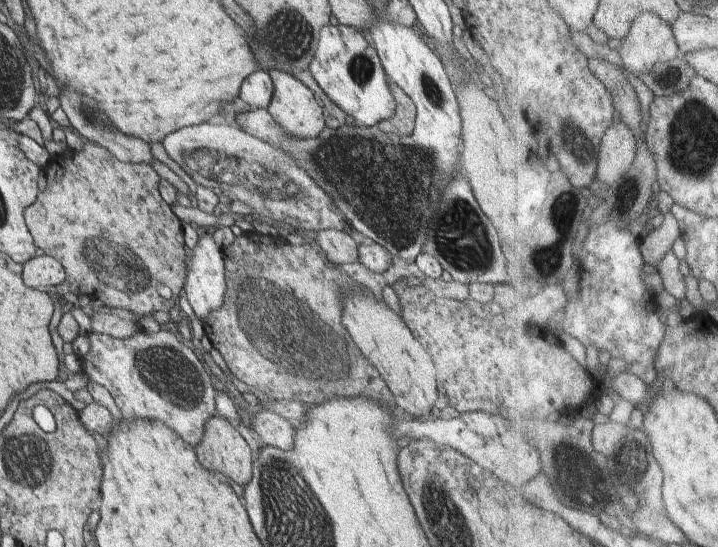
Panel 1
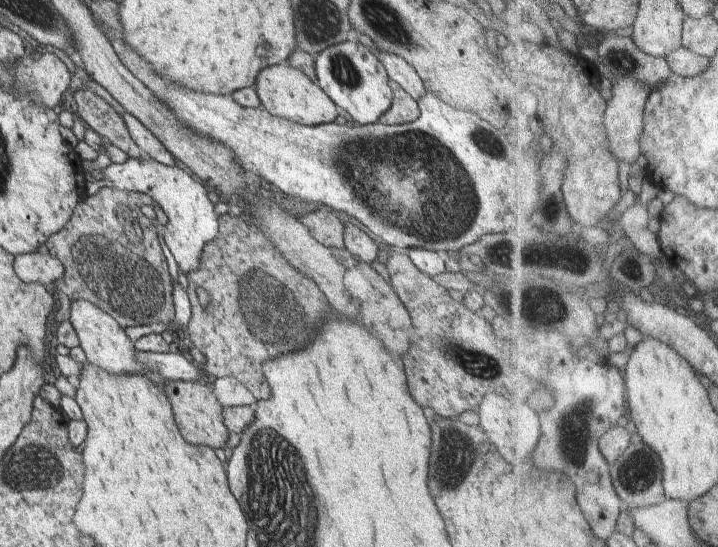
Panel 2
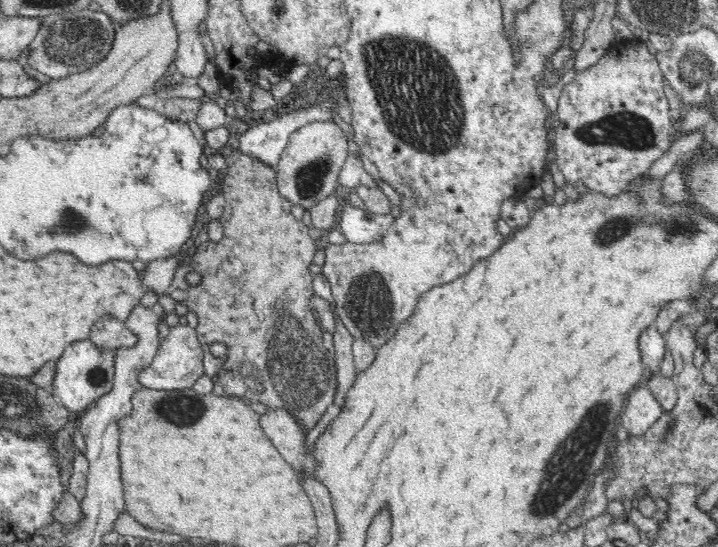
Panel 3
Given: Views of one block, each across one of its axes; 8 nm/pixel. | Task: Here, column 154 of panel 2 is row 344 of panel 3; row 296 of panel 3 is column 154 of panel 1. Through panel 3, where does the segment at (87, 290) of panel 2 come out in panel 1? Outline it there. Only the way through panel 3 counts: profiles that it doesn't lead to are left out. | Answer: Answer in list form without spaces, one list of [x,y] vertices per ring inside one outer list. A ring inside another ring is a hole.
[[[84,140],[81,151],[67,148],[63,154],[50,155],[44,172],[46,189],[44,192],[39,191],[36,200],[24,210],[25,224],[32,234],[35,246],[62,263],[62,244],[76,244],[78,252],[76,256],[72,252],[68,260],[78,262],[82,250],[90,270],[98,276],[102,284],[110,286],[110,290],[104,290],[104,294],[92,288],[92,292],[102,298],[100,304],[103,306],[130,311],[138,318],[158,312],[166,312],[168,316],[176,302],[179,302],[180,292],[186,284],[185,242],[181,221],[172,212],[171,206],[162,199],[158,187],[161,178],[152,166],[144,163],[124,163],[114,158],[100,144]]]

